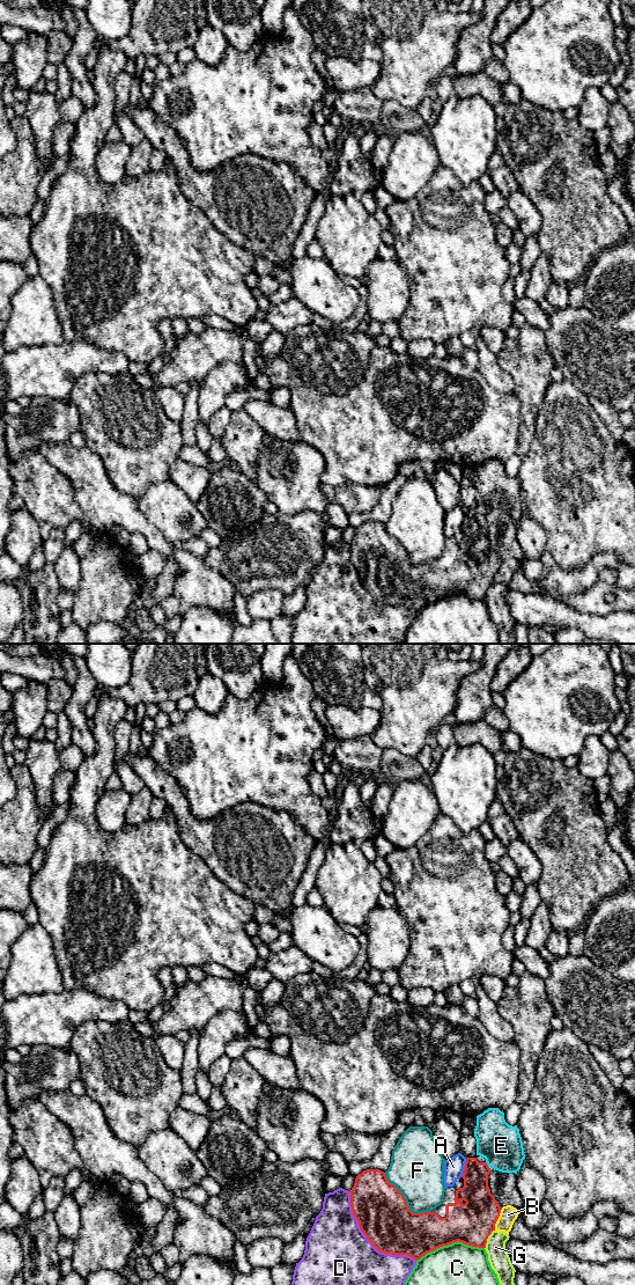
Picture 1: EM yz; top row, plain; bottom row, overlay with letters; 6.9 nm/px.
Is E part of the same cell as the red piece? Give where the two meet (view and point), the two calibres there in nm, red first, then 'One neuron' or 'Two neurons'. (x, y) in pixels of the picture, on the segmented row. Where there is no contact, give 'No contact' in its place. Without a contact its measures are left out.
Touches red at yz (487, 1165). Thickness 190 nm (red) against 300 nm. One neuron

